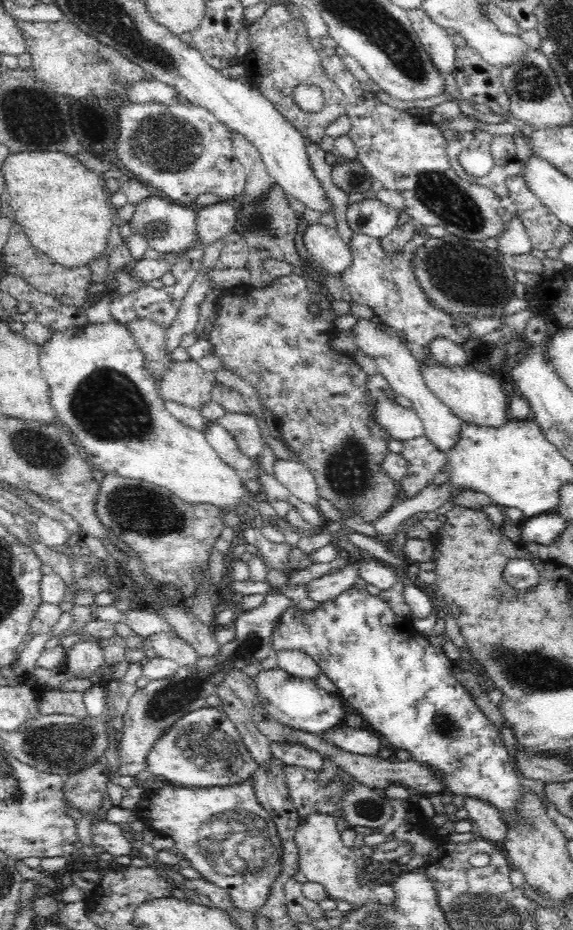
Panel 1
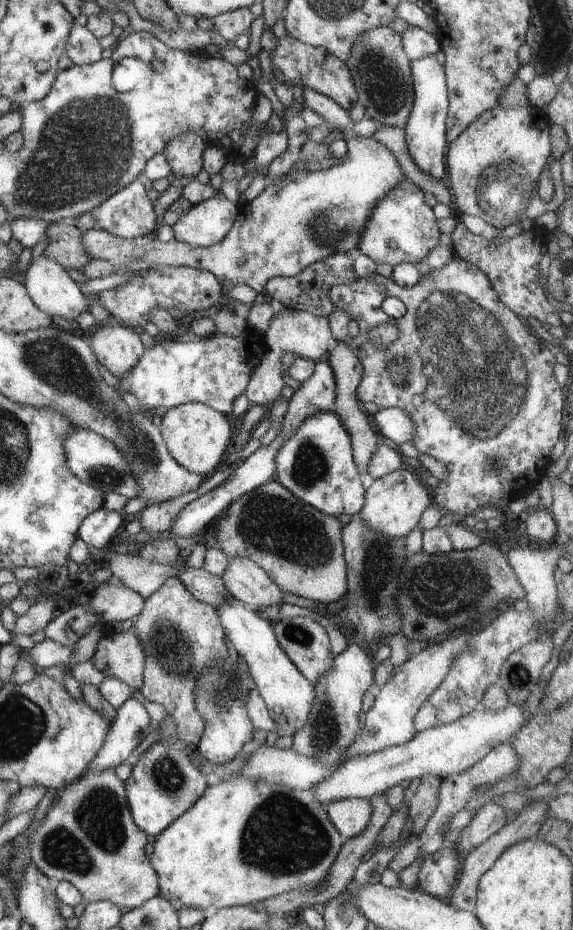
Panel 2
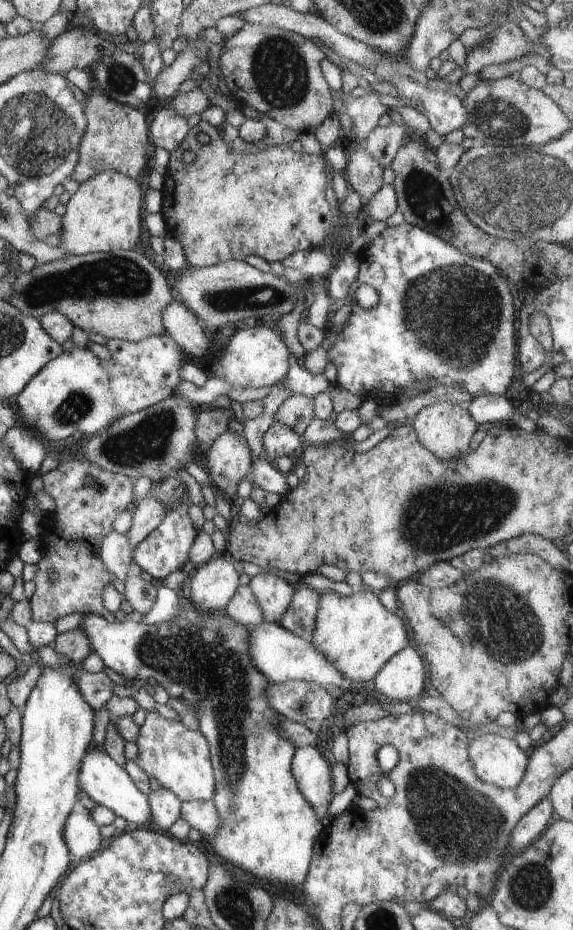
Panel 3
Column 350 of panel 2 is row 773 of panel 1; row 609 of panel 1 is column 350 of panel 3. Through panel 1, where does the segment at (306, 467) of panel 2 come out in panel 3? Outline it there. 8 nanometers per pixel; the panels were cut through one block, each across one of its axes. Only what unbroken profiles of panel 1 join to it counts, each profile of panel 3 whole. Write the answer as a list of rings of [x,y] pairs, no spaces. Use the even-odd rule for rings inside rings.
[[[406,222],[386,227],[361,251],[359,258],[359,272],[350,286],[350,295],[366,284],[376,290],[379,302],[370,310],[362,310],[354,303],[348,321],[327,350],[328,362],[337,367],[335,383],[338,386],[359,396],[362,402],[374,400],[379,406],[382,393],[389,395],[395,403],[401,393],[415,384],[423,385],[425,391],[437,386],[452,386],[473,397],[505,396],[517,367],[517,340],[514,337],[517,319],[508,282],[494,264],[464,254],[436,234]]]

